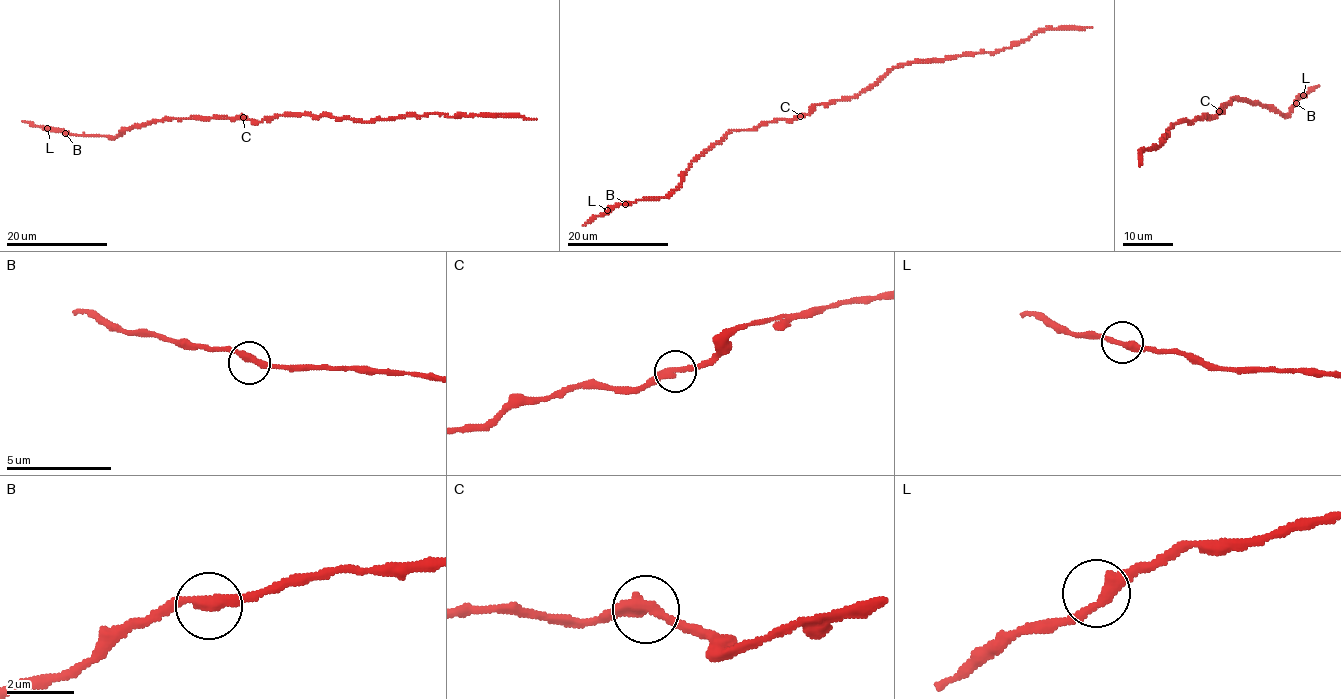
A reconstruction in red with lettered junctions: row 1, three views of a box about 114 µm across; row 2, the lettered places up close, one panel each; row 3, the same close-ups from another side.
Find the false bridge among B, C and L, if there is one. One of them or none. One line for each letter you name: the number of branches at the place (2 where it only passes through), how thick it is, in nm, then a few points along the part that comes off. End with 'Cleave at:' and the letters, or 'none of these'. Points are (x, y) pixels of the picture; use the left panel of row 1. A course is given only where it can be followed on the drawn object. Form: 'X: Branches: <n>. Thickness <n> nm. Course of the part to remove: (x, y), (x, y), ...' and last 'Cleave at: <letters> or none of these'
Cleave at: none of these

